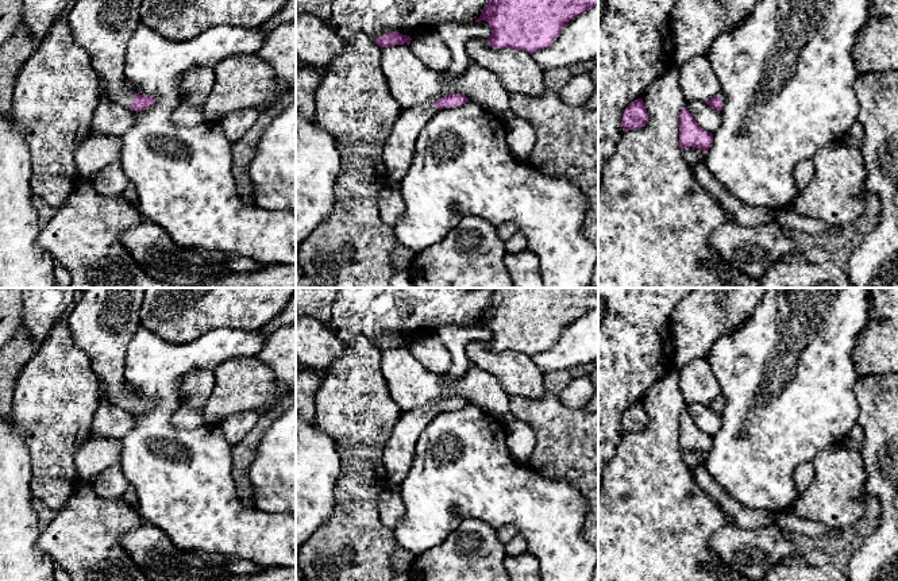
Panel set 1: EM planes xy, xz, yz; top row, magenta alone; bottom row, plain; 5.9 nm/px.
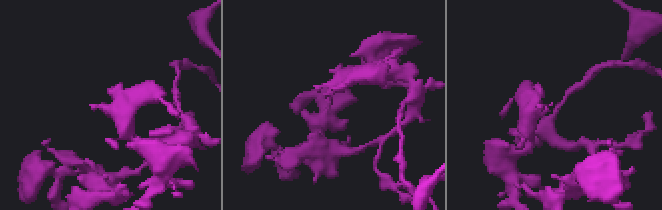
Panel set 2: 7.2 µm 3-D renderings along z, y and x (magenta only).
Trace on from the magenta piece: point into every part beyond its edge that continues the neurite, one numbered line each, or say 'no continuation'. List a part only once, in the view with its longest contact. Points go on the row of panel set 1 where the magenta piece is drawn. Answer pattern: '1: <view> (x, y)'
1: xy (103, 27)

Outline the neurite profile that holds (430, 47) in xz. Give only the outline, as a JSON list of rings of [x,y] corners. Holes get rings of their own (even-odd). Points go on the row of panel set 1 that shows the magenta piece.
[[[438,30],[419,34],[409,47],[425,66],[436,72],[446,72],[452,62],[451,51]]]

